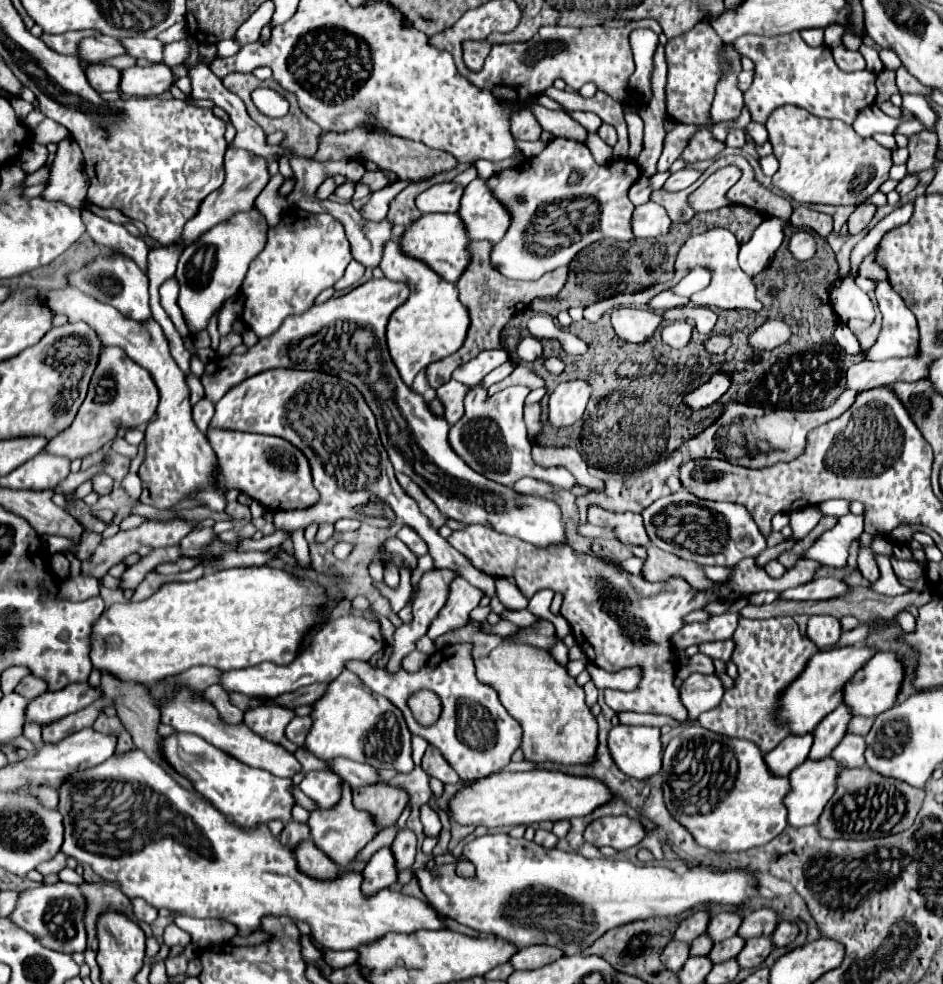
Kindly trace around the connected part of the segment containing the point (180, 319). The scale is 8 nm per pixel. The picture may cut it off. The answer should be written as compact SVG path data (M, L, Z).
M176 276L168 278L168 280L160 286L160 304L162 304L162 308L166 310L166 314L170 316L170 320L174 322L176 330L182 334L182 338L188 338L188 336L192 336L192 334L188 332L188 326L186 326L184 316L182 316L180 306L178 306L178 292L180 292L180 284L178 284Z

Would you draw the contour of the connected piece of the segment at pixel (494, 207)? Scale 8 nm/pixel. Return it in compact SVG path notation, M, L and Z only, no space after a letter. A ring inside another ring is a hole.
M480 178L465 187L458 214L472 240L488 240L496 244L510 226L508 212L496 202L496 198L492 198L486 180Z

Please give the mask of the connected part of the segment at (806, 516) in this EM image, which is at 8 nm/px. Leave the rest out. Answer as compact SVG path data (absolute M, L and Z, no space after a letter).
M810 506L810 508L804 508L804 510L796 510L796 512L790 512L790 528L792 528L792 536L788 540L800 540L804 538L816 524L818 520L822 518L822 514Z

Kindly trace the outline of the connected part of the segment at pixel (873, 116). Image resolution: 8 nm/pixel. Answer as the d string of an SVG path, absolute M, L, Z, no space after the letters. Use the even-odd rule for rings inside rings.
M876 104L868 106L868 110L860 110L856 122L852 124L854 130L860 136L872 136L874 132L884 132L884 134L892 134L894 128L902 122L902 120L910 120L912 114L908 114L908 110L904 110L904 116L900 120L886 116Z

